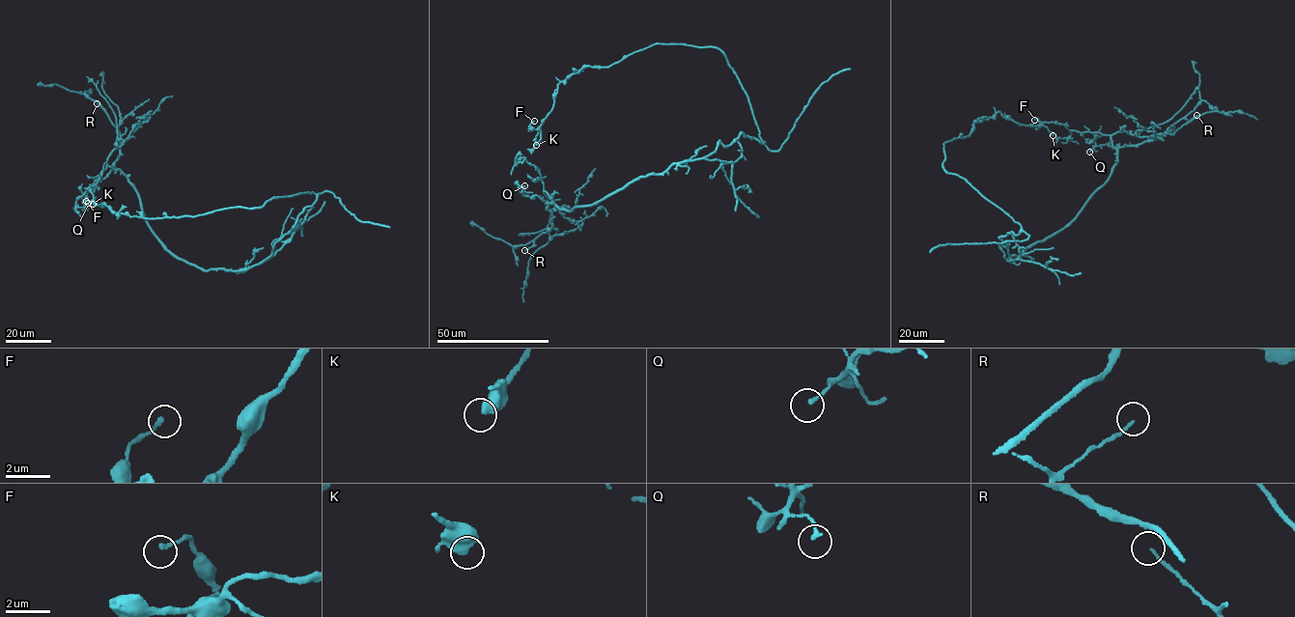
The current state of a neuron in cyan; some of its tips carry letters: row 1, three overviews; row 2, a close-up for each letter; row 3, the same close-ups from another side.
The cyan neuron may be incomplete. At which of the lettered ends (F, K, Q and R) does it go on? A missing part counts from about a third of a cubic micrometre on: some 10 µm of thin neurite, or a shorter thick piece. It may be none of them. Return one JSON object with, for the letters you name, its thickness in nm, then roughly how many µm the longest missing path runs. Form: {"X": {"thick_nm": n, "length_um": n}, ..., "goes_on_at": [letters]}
{"goes_on_at": []}

